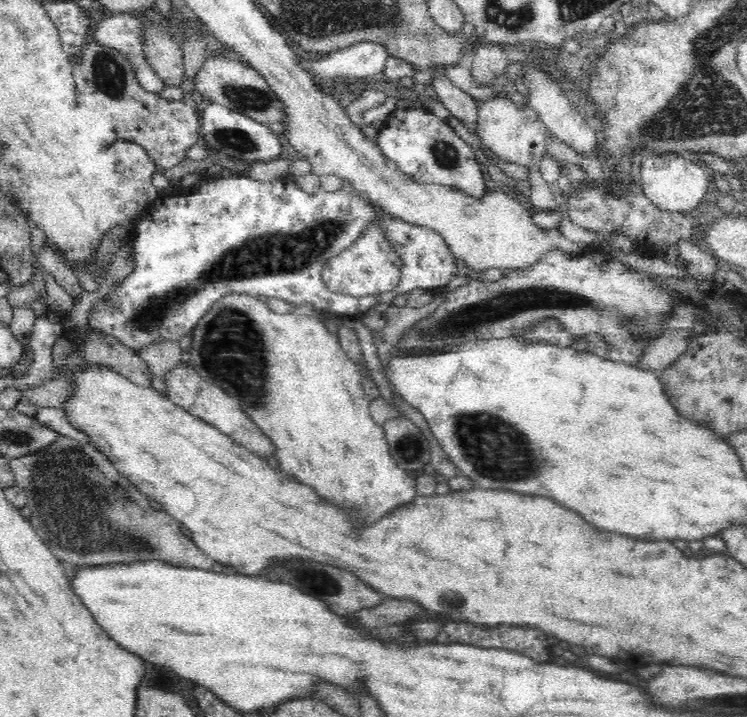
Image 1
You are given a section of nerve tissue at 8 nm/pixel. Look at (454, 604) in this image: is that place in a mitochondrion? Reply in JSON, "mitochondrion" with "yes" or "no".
{"mitochondrion":"no"}

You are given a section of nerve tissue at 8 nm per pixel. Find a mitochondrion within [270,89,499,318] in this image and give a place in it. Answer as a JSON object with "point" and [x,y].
{"point":[443,153]}

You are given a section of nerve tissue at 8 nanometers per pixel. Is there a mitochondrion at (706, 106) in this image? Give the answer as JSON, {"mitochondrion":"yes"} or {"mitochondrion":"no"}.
{"mitochondrion":"yes"}

